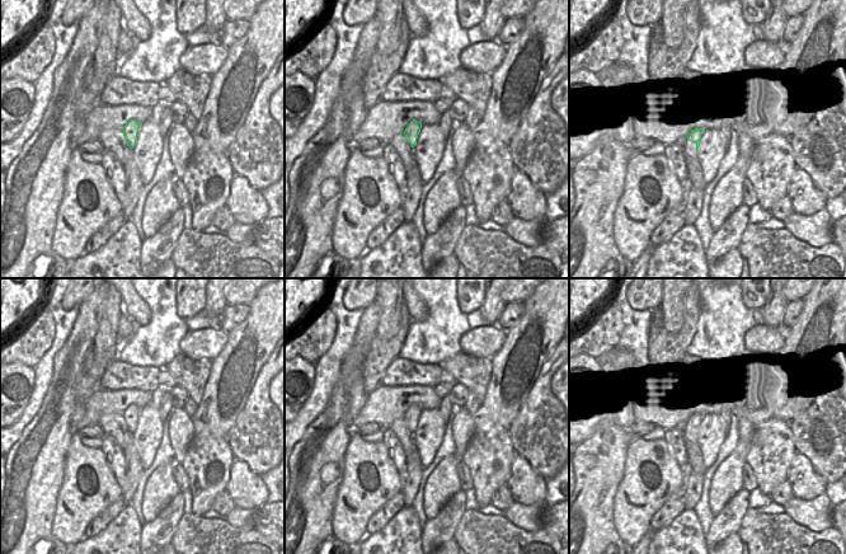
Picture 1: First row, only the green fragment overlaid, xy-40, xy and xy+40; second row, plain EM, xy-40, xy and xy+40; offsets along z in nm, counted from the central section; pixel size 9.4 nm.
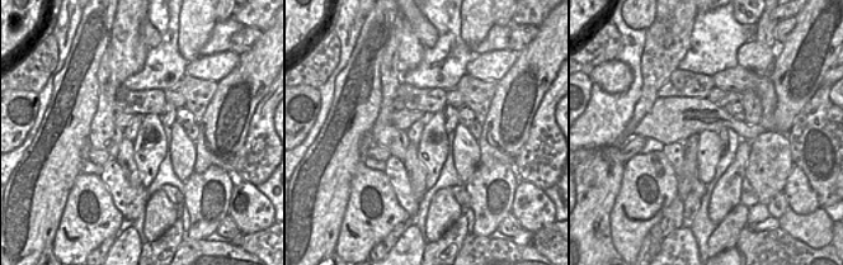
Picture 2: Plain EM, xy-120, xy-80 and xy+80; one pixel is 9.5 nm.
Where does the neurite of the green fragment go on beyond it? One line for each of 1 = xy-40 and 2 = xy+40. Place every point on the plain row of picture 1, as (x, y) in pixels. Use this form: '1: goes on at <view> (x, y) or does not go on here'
1: does not go on here
2: goes on at xy+40 (692, 430)

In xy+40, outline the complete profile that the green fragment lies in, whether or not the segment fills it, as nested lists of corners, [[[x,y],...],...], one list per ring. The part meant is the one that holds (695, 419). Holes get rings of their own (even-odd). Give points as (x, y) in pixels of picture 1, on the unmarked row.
[[[695,413],[686,422],[688,431],[696,437],[697,437],[697,432],[700,431],[700,426],[701,426],[701,416],[702,413]]]

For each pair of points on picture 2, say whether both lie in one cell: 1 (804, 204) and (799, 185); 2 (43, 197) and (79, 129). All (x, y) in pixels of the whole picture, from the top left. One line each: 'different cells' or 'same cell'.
1: same cell
2: same cell

